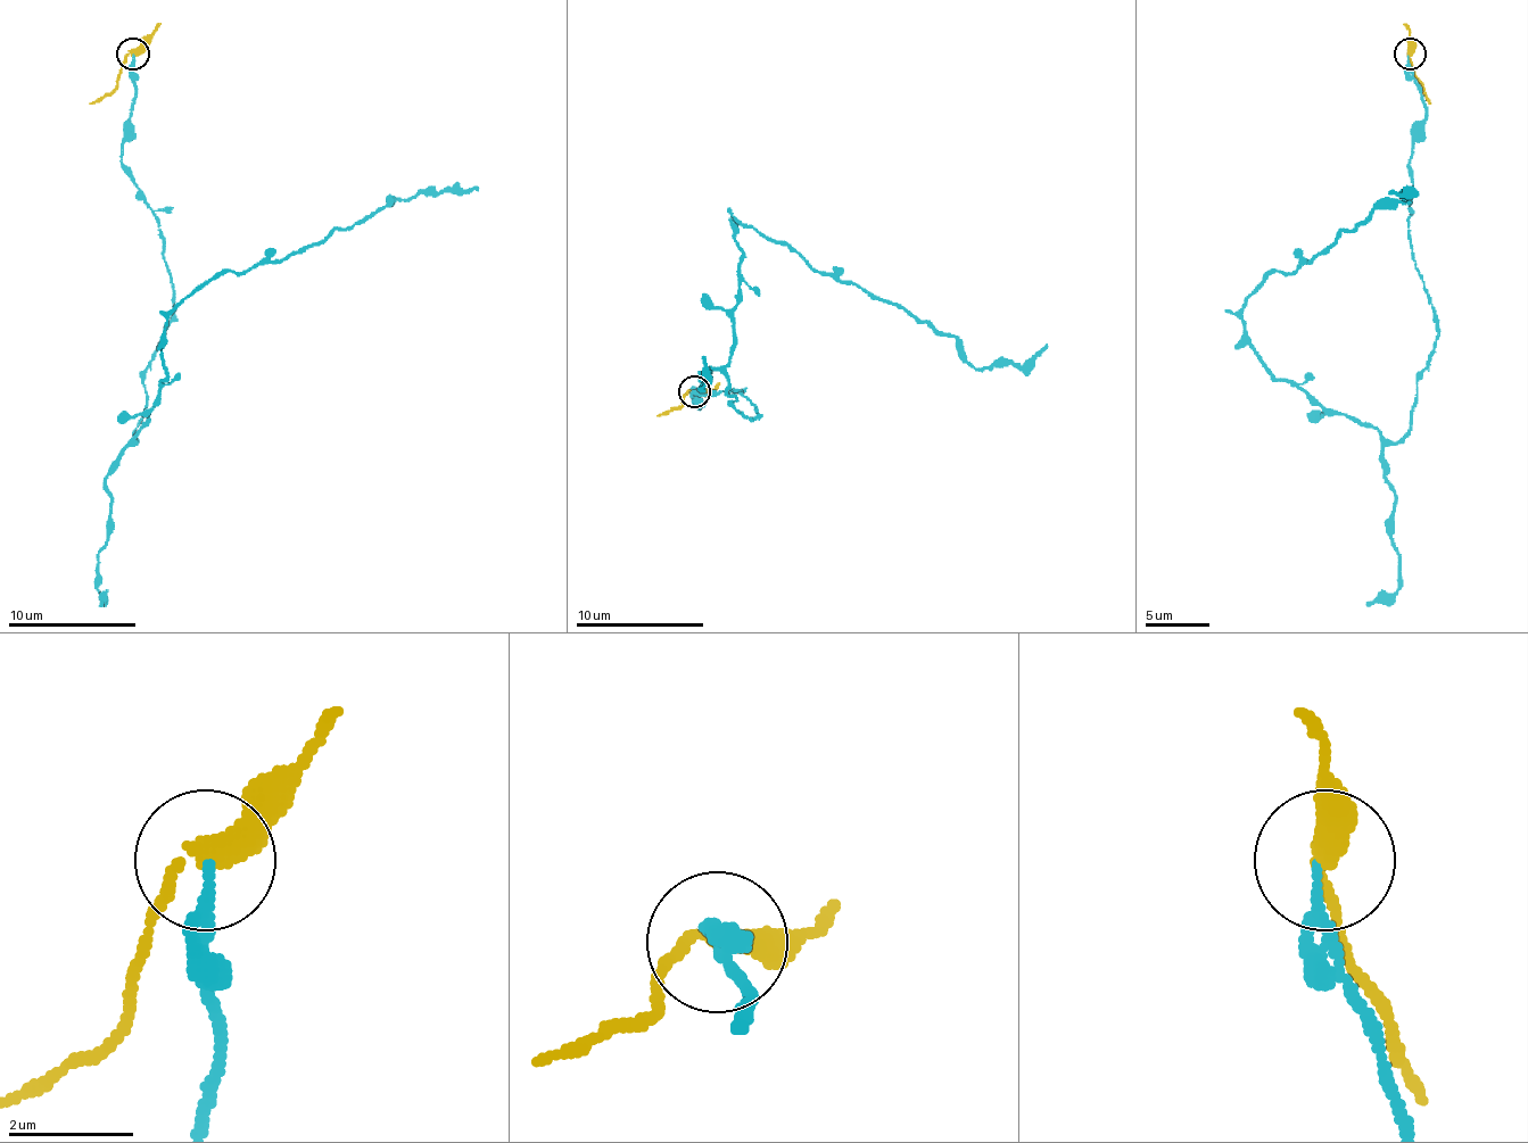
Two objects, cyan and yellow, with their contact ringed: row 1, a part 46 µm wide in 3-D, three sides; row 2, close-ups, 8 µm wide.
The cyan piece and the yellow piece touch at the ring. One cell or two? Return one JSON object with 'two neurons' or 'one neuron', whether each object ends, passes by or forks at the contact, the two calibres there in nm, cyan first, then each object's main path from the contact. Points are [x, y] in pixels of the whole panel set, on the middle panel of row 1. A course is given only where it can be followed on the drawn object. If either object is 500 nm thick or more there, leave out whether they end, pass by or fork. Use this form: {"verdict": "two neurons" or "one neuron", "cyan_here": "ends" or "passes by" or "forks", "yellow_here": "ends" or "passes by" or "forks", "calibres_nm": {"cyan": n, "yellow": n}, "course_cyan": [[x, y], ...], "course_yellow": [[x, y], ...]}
{"verdict": "two neurons", "cyan_here": "ends", "yellow_here": "passes by", "calibres_nm": {"cyan": 150, "yellow": 320}, "course_cyan": [[694, 390], [760, 415], [725, 369], [743, 223], [976, 369], [1046, 344]], "course_yellow": [[694, 390], [683, 404], [657, 416]]}

